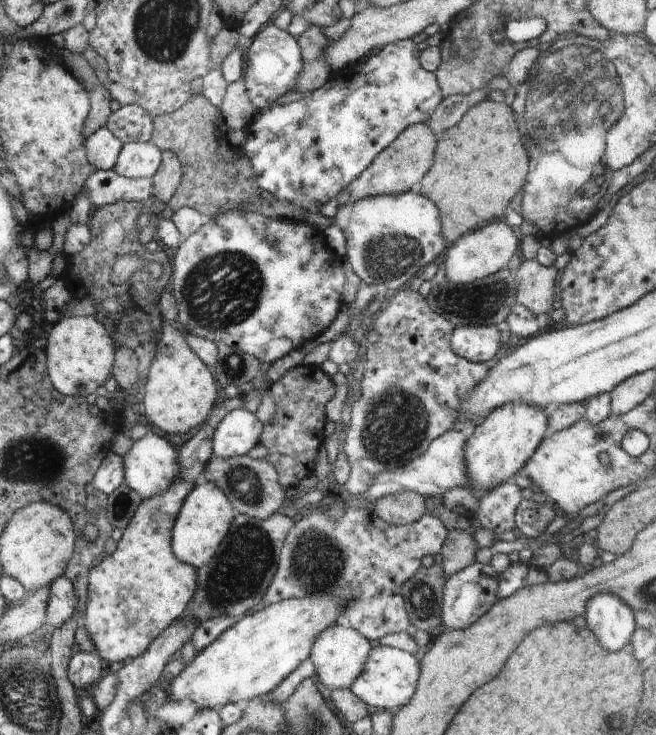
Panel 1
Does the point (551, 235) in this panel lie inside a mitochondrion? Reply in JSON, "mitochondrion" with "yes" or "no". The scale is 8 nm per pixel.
{"mitochondrion":"no"}

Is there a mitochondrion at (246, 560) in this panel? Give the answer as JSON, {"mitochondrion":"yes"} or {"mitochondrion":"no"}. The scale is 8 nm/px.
{"mitochondrion":"yes"}

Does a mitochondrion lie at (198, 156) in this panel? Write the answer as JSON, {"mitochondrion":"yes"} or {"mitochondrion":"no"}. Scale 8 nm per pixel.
{"mitochondrion":"yes"}

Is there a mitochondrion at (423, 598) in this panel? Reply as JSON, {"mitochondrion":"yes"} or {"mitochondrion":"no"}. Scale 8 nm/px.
{"mitochondrion":"yes"}

